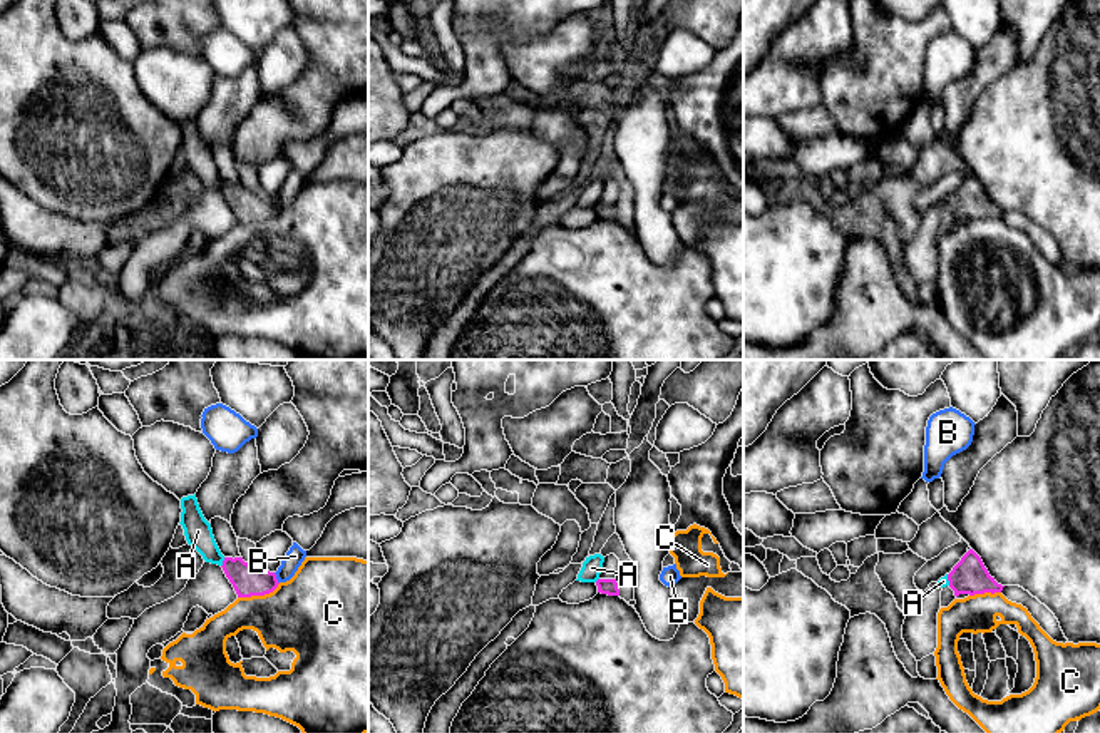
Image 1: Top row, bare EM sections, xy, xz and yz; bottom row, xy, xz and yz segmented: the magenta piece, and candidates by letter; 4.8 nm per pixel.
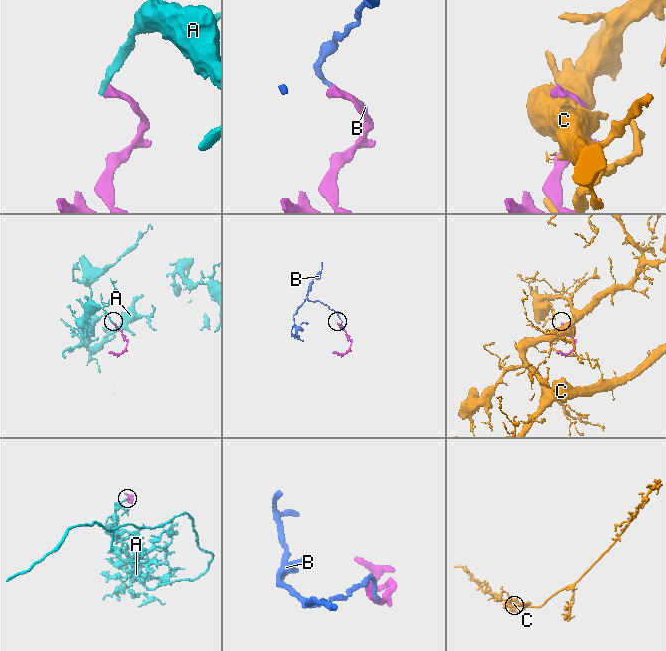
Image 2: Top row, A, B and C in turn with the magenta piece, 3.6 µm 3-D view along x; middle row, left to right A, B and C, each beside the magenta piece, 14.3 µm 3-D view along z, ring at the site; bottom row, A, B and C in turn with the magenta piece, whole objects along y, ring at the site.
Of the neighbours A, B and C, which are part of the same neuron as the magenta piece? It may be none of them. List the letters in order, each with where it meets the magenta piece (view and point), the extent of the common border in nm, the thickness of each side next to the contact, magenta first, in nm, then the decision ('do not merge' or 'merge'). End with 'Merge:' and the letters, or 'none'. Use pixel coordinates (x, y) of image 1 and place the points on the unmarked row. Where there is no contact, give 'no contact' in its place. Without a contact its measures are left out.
A: xy (223, 188) | 50 nm | 150/130 nm | do not merge
B: xy (275, 203) | 60 nm | 150/90 nm | do not merge
C: xy (258, 220) | 220 nm | 150/380 nm | do not merge
Merge: none

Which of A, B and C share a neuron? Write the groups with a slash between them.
A / B / C

